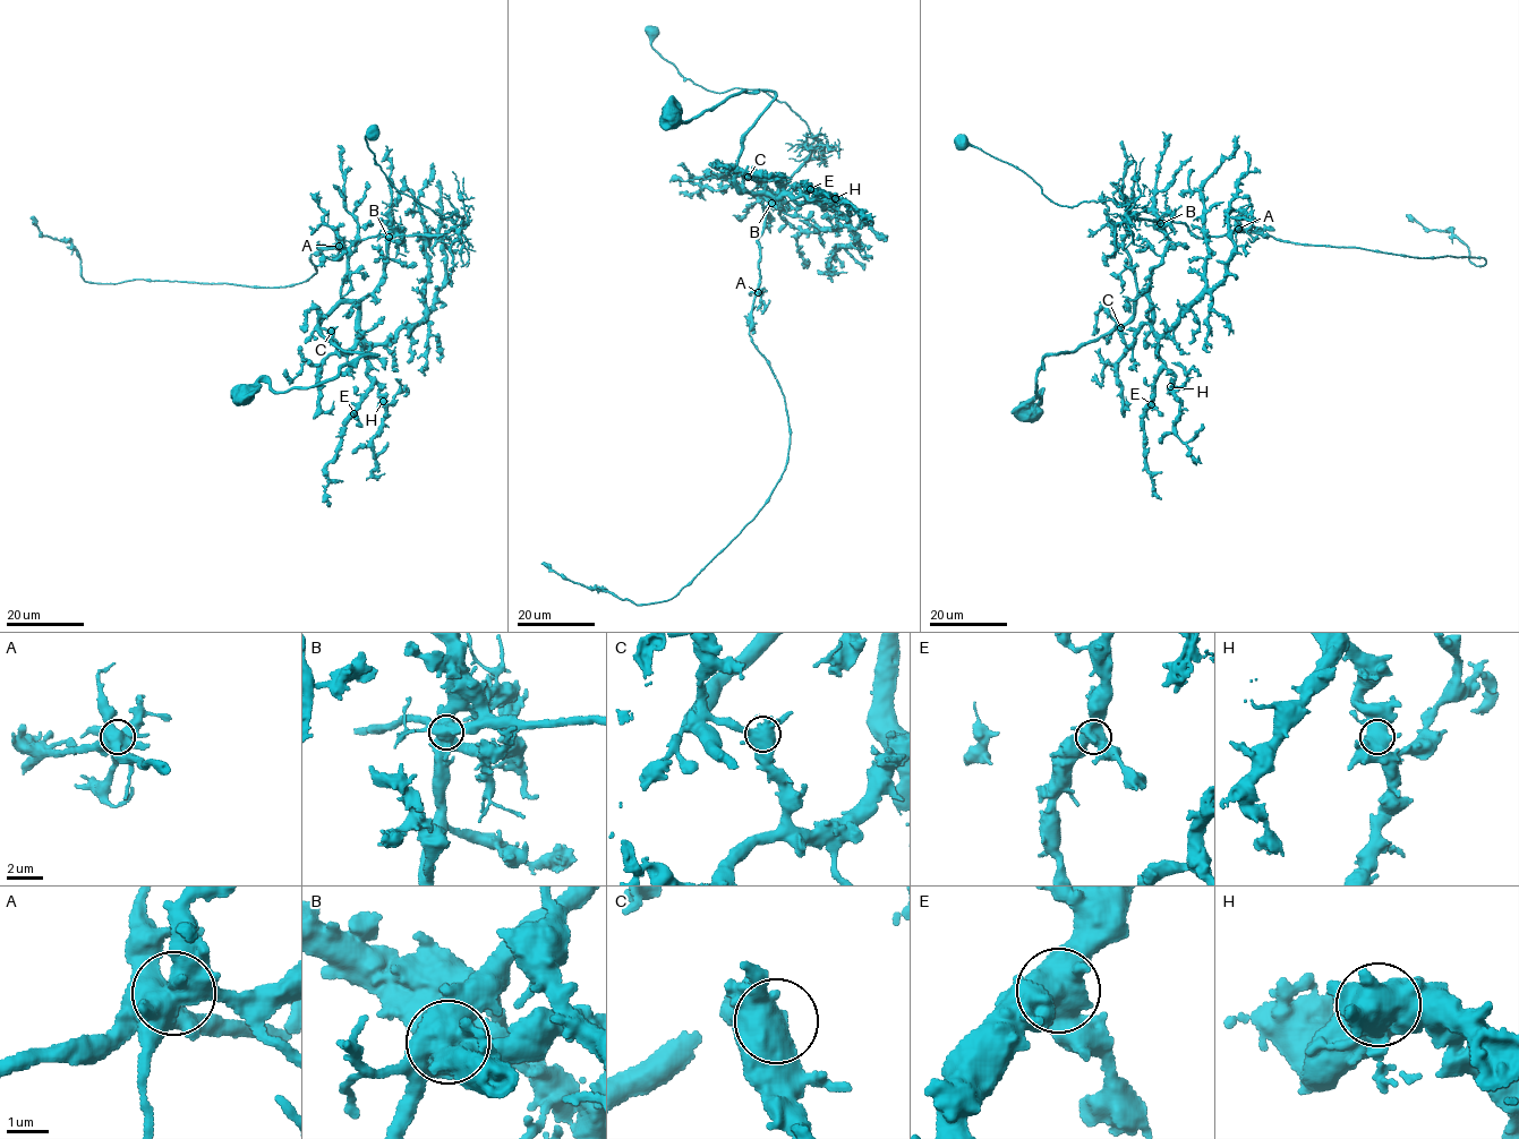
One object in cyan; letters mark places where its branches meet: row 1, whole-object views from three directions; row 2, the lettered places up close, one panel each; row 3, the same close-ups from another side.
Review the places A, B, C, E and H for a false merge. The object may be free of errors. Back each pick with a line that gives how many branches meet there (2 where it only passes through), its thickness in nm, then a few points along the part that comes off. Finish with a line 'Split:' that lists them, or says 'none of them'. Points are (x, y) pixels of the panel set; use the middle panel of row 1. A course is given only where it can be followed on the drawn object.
B: 7 | 750 nm | (770, 203), (749, 334), (788, 424), (787, 463), (769, 499), (666, 600), (621, 600), (542, 563)
Split: B

